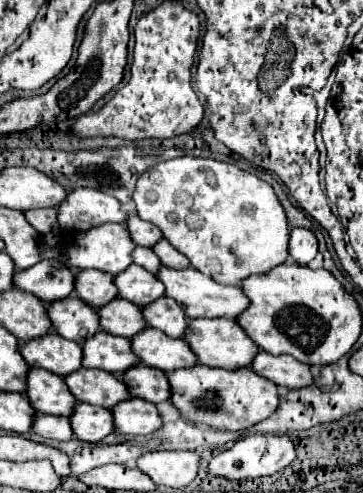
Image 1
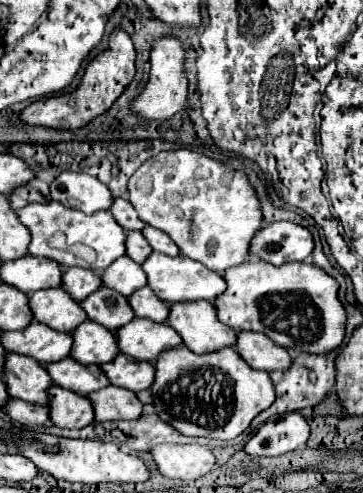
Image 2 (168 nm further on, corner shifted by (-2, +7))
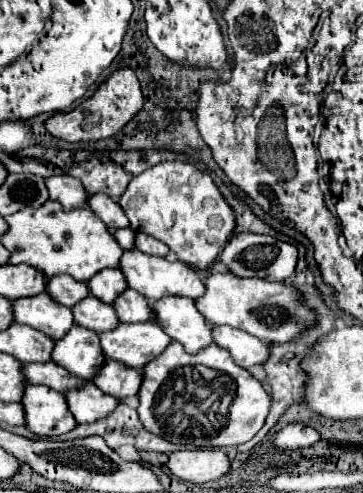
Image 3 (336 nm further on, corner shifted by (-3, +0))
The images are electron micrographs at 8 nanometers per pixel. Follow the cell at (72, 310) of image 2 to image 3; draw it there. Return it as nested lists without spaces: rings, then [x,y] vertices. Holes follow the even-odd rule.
[[[48,293],[12,301],[12,315],[16,323],[24,323],[36,331],[42,331],[52,341],[62,339],[74,325],[72,311],[68,307],[52,303],[52,299],[48,299]]]

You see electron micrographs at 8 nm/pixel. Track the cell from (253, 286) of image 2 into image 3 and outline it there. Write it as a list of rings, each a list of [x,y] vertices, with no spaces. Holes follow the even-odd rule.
[[[212,273],[204,285],[206,291],[196,299],[196,309],[210,325],[230,325],[268,343],[286,343],[316,325],[316,313],[298,301],[298,291],[288,283],[236,279],[228,273]]]

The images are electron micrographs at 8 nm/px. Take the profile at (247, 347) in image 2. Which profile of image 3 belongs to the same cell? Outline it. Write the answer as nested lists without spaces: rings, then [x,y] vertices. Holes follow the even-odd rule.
[[[218,325],[212,327],[212,341],[226,349],[232,359],[248,369],[252,365],[264,365],[264,359],[268,359],[268,345],[256,339],[254,335],[248,335],[246,331],[228,327],[228,325]]]

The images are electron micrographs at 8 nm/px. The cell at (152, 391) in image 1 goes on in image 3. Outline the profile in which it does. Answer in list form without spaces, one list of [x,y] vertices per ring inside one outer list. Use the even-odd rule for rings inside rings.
[[[108,359],[96,373],[94,383],[106,395],[112,395],[116,399],[126,399],[130,395],[136,395],[136,391],[140,389],[140,379],[142,379],[140,369],[124,367],[124,363]]]

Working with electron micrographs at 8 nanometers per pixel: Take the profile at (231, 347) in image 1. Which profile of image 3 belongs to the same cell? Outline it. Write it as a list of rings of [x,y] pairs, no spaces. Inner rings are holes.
[[[164,295],[158,301],[150,301],[154,311],[154,321],[164,329],[164,333],[182,343],[186,351],[200,351],[212,343],[208,325],[196,311],[194,299],[180,295]]]

